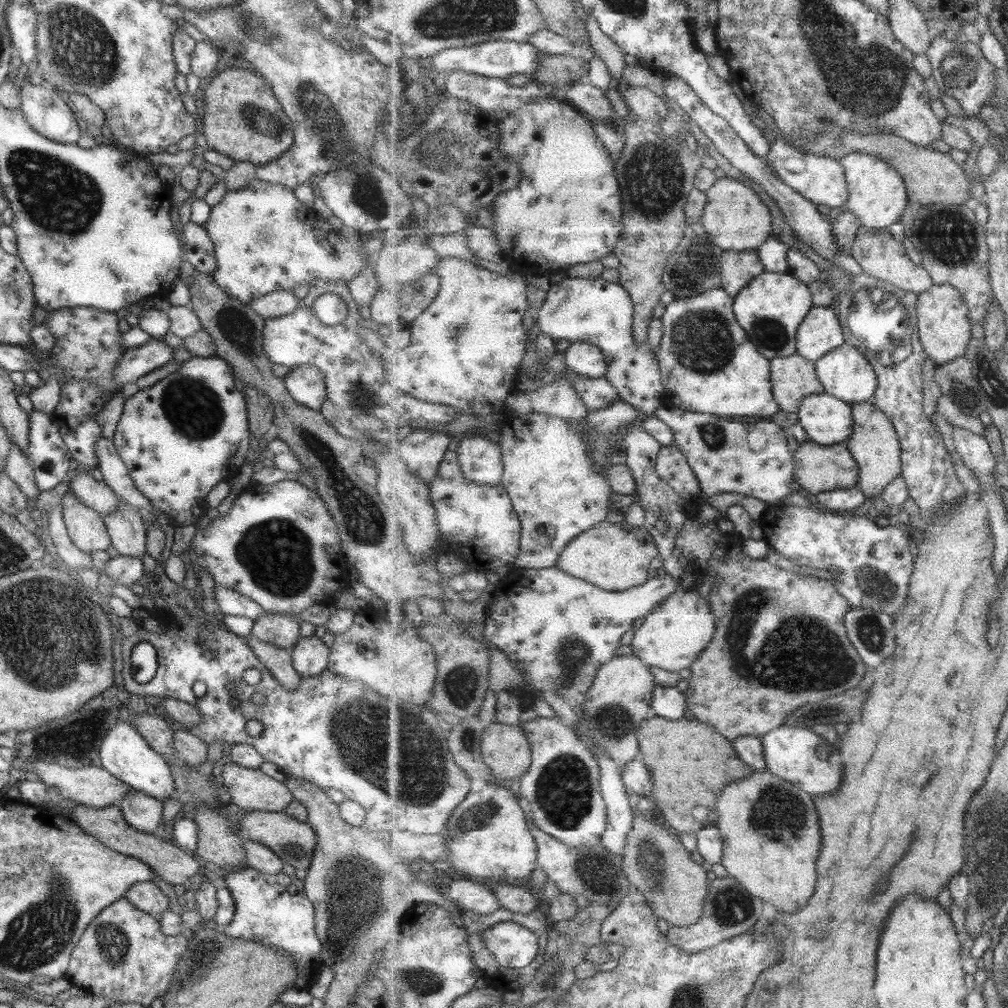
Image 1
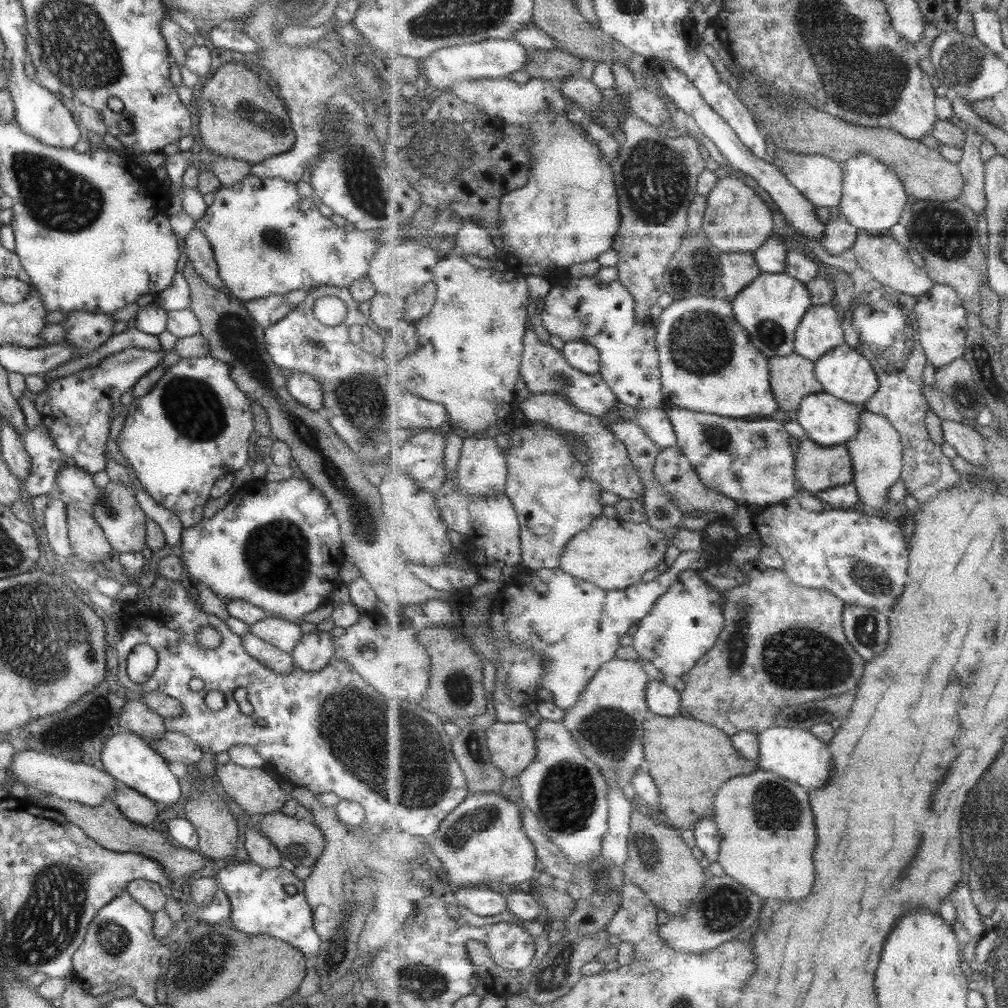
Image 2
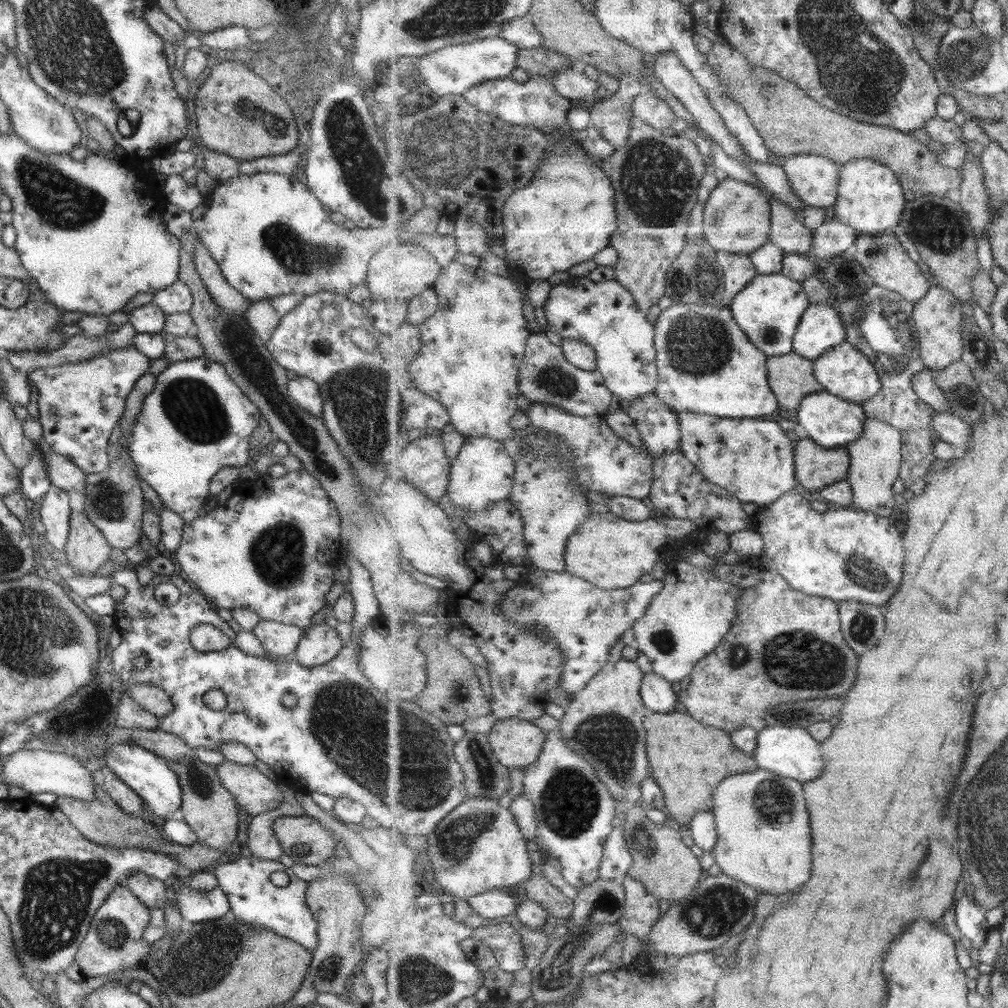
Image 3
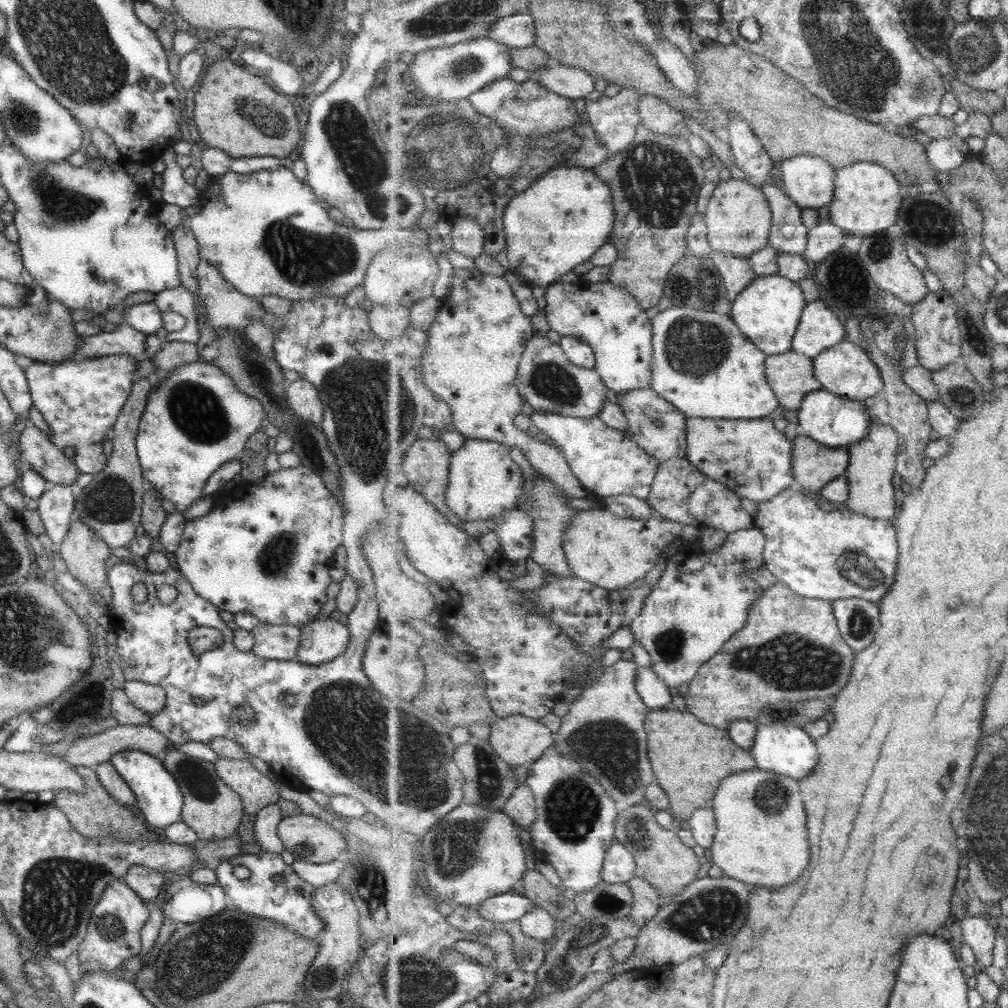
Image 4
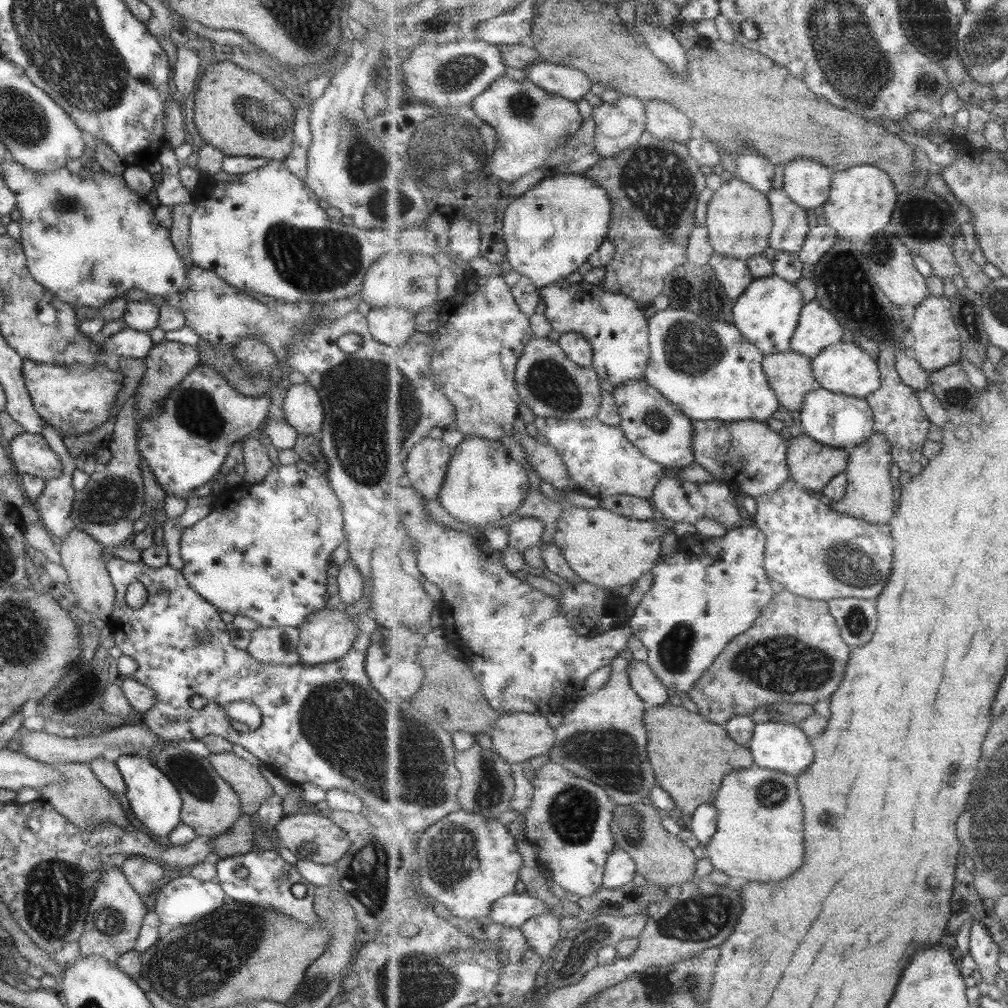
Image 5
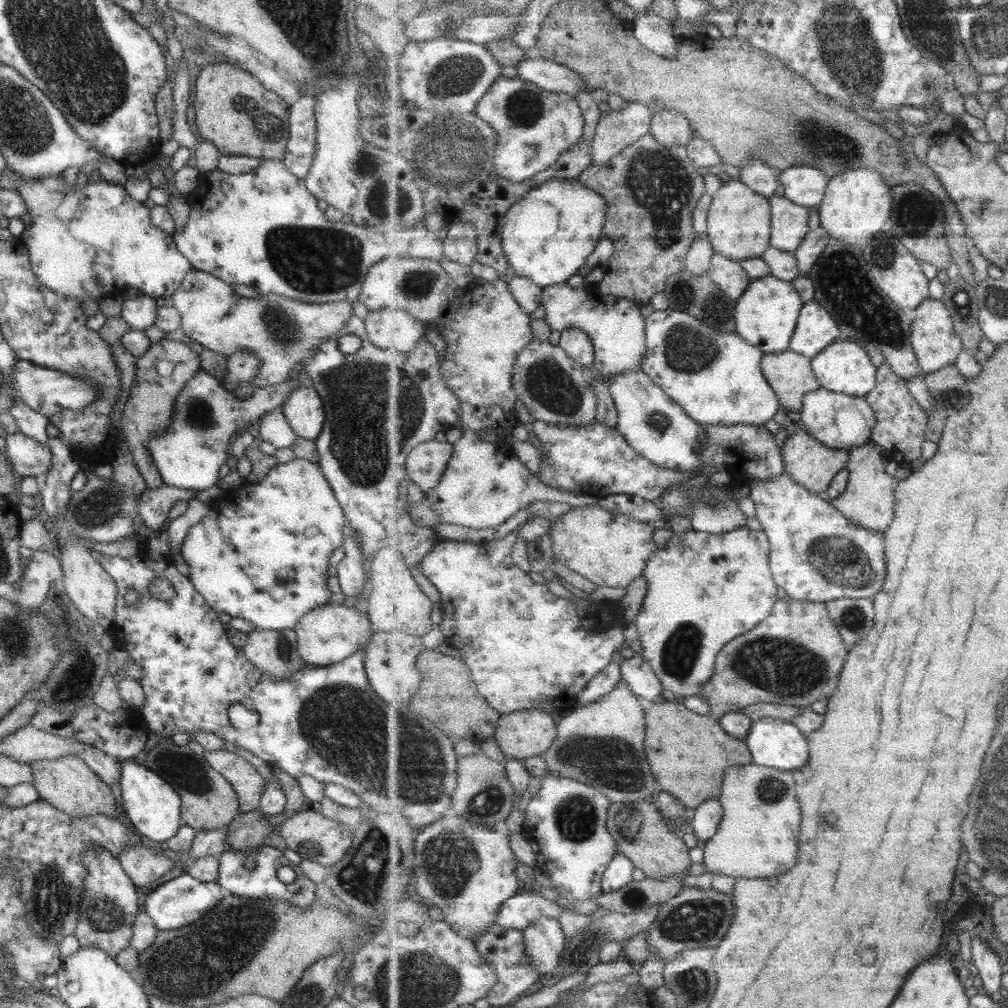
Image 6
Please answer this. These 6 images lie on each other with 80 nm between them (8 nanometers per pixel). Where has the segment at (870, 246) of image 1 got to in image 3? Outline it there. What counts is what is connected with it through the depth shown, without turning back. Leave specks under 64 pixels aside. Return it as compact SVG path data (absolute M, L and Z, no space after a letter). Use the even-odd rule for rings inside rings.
M859 235L856 241L856 259L861 266L874 279L874 283L890 291L897 292L901 298L916 303L930 291L932 284L925 278L916 262L909 258L901 242L893 236L880 235Z

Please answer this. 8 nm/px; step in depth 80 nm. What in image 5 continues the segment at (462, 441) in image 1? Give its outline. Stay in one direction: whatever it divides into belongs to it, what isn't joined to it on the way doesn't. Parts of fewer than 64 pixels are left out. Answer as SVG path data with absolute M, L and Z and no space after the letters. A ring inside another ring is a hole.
M467 435L453 452L439 502L455 520L484 527L516 512L529 494L531 476L511 457L506 445L501 441Z

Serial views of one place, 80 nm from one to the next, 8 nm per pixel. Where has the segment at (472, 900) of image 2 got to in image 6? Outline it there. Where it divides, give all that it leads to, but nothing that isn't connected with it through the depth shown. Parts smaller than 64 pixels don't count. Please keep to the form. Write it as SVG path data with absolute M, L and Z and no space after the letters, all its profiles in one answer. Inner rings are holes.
M519 892L502 904L497 922L508 929L524 931L532 922L541 918L559 918L564 907L543 898L539 892Z

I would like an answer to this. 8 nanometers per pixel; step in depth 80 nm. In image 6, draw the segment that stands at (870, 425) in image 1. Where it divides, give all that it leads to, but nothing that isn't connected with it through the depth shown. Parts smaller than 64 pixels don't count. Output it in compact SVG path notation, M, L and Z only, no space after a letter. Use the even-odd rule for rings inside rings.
M871 441L862 447L853 447L849 452L850 460L847 463L847 468L850 472L850 479L847 490L839 498L832 499L831 503L860 527L885 532L895 518L894 490L898 480L885 472L883 461L886 458L882 454L880 446L875 442Z

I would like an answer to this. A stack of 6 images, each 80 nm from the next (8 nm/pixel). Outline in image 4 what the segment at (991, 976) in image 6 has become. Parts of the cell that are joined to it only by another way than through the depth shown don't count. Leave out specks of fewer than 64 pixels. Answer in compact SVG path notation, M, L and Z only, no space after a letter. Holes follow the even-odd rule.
M966 915L960 920L963 942L973 950L975 959L981 968L993 964L995 948L995 928L989 926L987 917Z

